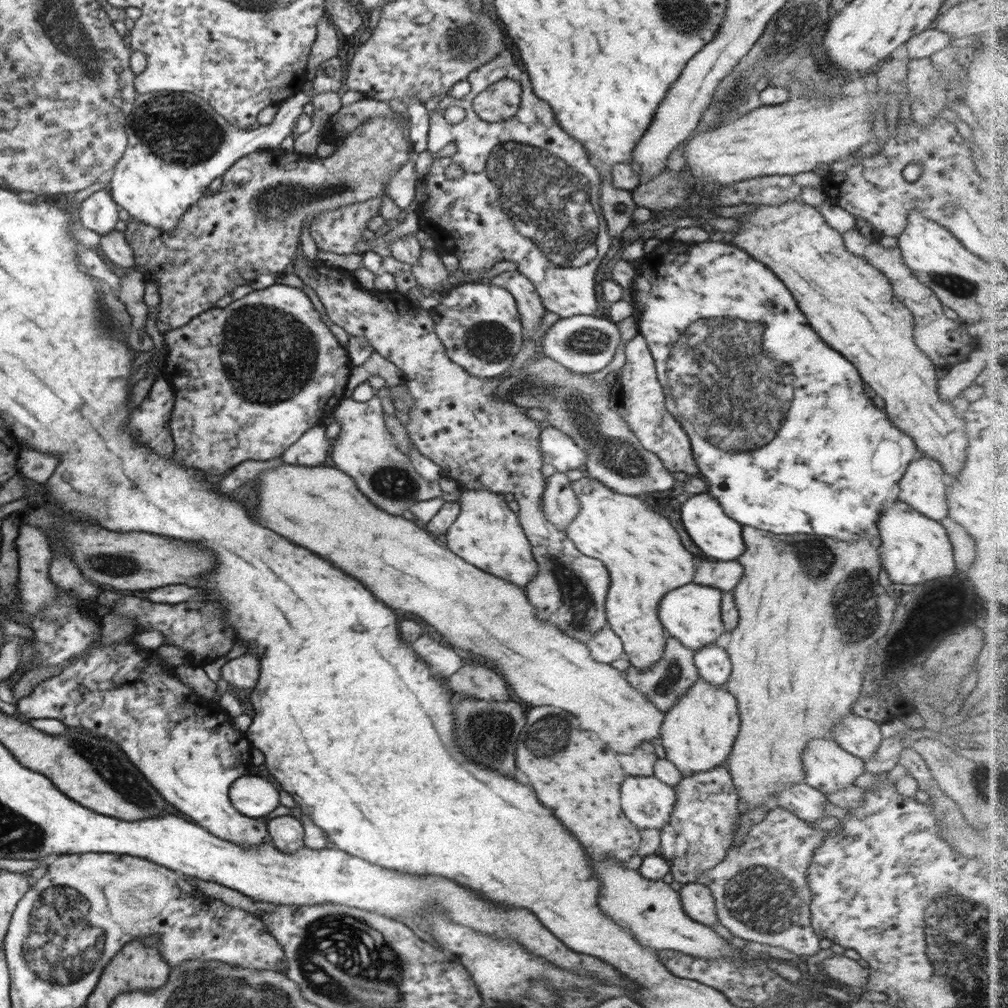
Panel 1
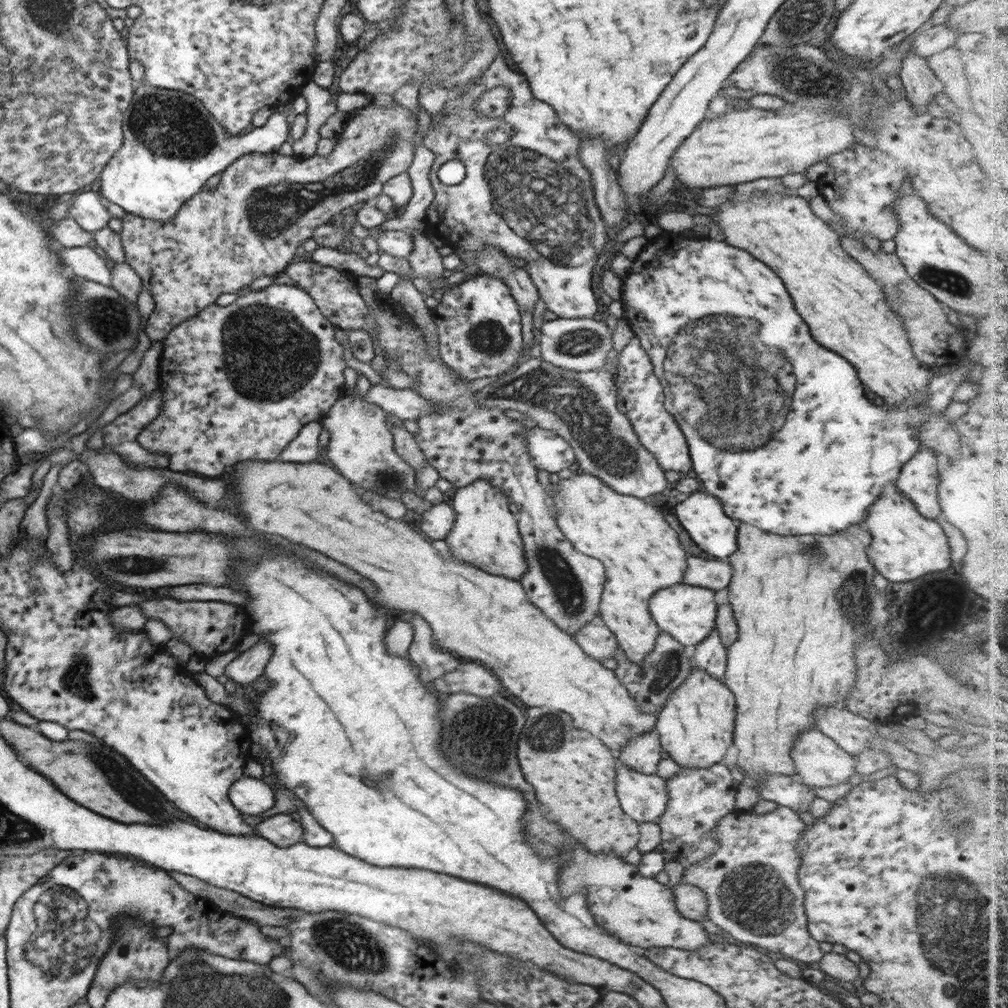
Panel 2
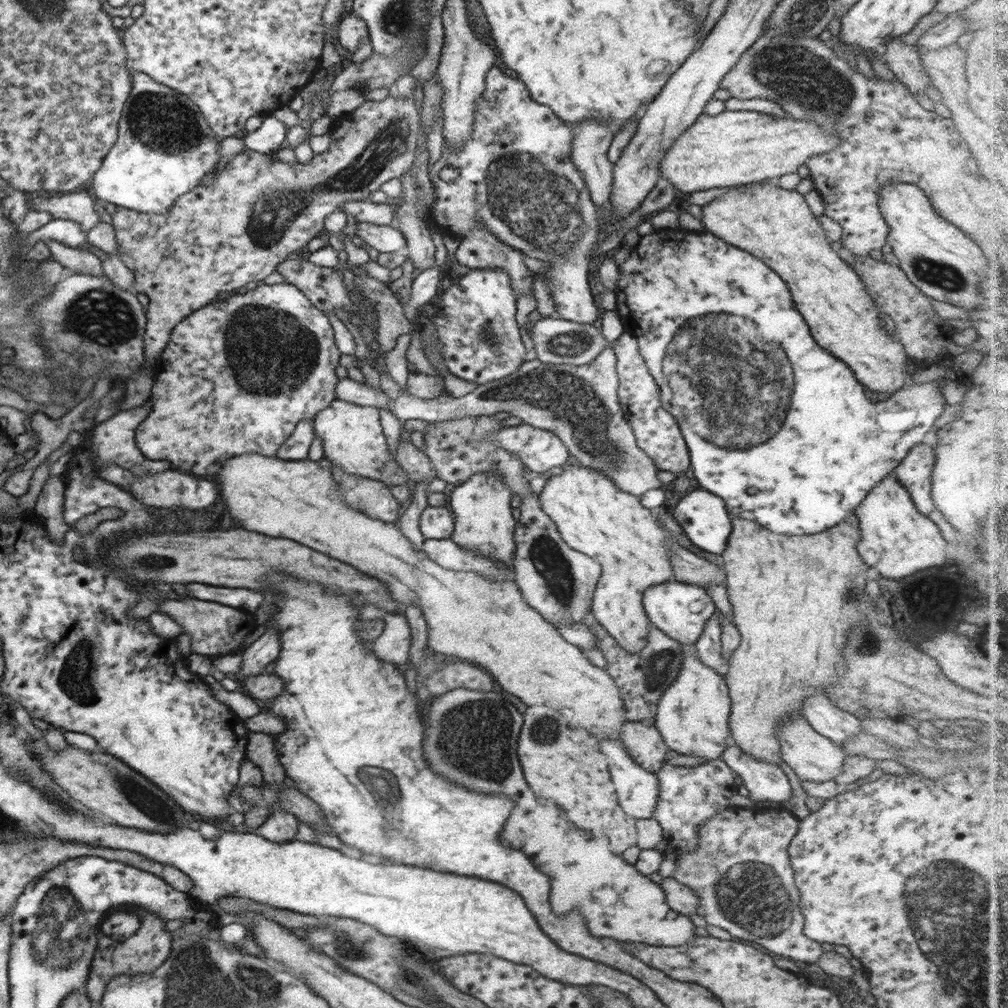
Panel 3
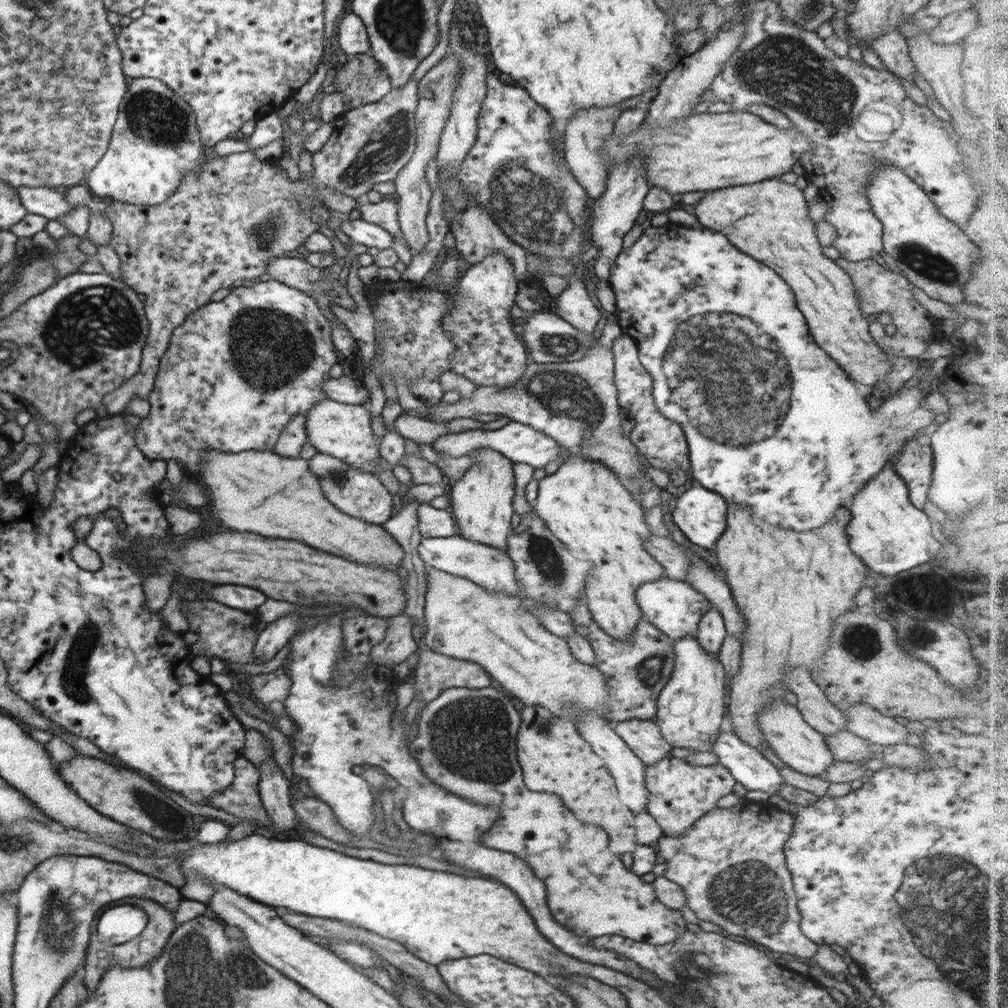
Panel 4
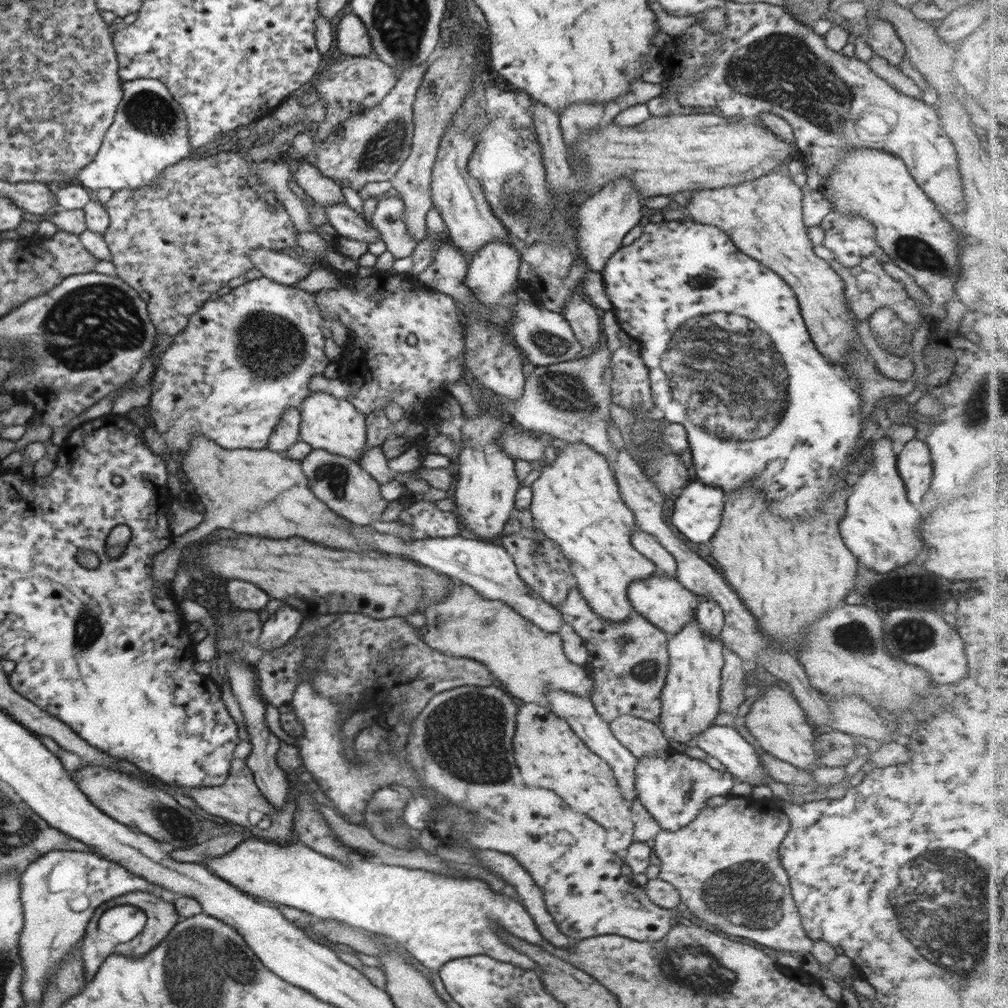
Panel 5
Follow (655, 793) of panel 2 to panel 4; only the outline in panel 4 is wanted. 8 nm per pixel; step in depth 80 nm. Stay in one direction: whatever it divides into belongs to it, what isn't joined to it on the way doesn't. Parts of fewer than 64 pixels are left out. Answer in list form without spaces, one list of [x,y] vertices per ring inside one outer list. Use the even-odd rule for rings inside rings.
[[[584,713],[578,717],[578,732],[584,736],[584,740],[592,746],[592,750],[606,762],[612,778],[616,780],[618,796],[634,813],[647,812],[648,791],[645,787],[645,764],[638,758],[632,749],[615,733],[613,725],[606,722],[596,713]]]

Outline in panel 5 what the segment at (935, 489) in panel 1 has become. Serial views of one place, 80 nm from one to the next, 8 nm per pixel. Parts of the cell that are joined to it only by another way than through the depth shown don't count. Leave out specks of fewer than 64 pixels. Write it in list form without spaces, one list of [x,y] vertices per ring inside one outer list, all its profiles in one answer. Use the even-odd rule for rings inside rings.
[[[914,438],[904,445],[897,454],[897,471],[904,481],[908,500],[914,506],[920,506],[933,479],[933,462],[924,440]]]

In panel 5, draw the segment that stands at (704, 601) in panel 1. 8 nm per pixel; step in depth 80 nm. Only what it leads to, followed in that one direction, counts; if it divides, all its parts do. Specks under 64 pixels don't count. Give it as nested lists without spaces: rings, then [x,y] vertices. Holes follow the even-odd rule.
[[[661,574],[630,584],[627,592],[628,600],[634,606],[634,610],[668,635],[677,633],[686,624],[696,620],[698,596],[696,593],[690,593],[676,578]]]

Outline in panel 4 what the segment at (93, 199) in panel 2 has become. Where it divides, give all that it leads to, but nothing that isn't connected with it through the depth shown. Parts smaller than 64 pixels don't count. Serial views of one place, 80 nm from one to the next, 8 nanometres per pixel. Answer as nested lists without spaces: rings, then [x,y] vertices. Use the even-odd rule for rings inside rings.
[[[19,186],[13,187],[13,190],[17,191],[27,213],[40,215],[49,220],[66,216],[68,212],[82,208],[68,203],[64,193],[56,192],[50,187]]]

